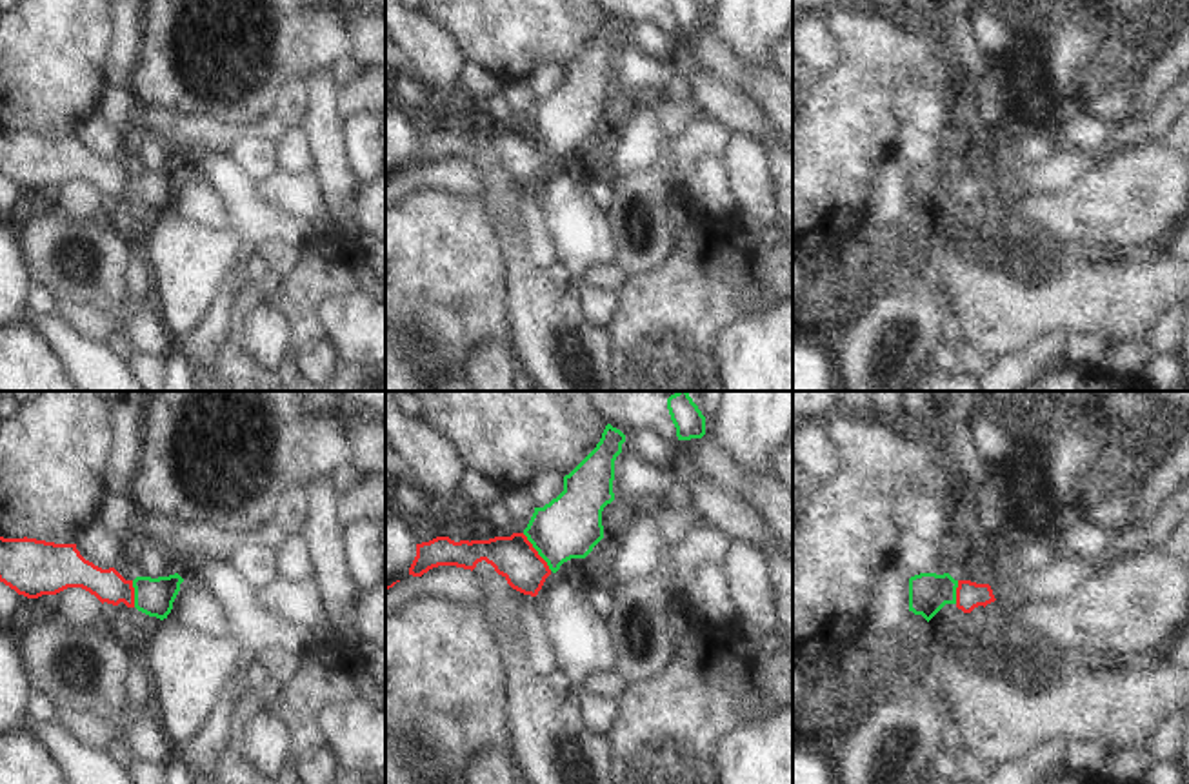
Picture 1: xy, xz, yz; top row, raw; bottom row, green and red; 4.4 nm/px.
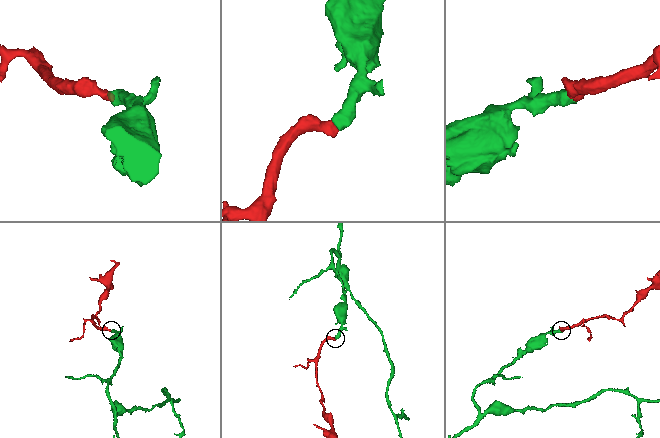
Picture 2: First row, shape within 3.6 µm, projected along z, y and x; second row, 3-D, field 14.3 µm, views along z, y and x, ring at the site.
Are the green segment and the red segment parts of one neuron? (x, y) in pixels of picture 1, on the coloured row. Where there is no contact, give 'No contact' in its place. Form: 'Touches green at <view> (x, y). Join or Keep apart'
Touches green at xz (537, 550). Join.

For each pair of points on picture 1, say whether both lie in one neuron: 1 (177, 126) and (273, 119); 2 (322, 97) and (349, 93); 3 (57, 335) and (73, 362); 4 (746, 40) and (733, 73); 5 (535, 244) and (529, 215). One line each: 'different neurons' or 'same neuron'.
1: same neuron
2: different neurons
3: same neuron
4: different neurons
5: same neuron

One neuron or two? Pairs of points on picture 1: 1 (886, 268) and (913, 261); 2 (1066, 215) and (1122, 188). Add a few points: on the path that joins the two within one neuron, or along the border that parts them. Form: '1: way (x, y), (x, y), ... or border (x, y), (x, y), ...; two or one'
1: way (893, 264), (906, 261); one
2: way (1080, 215), (1100, 210), (1108, 202); one

